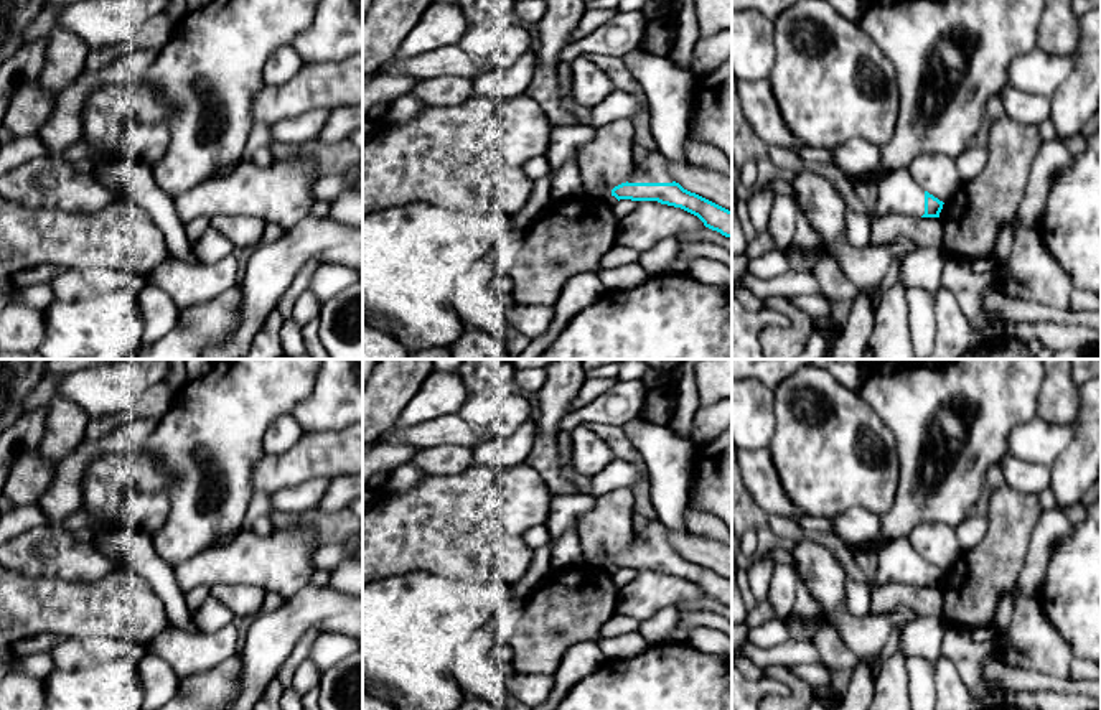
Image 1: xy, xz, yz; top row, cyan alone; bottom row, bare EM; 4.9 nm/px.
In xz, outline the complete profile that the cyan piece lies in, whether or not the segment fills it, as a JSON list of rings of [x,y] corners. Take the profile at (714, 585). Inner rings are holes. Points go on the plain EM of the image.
[[[648,521],[641,532],[635,532],[631,544],[626,552],[621,552],[611,558],[611,565],[631,570],[658,570],[661,573],[681,577],[697,585],[705,596],[720,601],[732,608],[732,580],[684,558],[679,552],[671,547],[668,529],[658,521]]]

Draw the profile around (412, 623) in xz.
[[[429,572],[363,585],[363,677],[389,690],[399,710],[457,710],[463,695],[452,675],[455,647],[494,611],[486,585]]]

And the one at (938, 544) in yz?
[[[948,524],[918,525],[908,539],[925,560],[943,572],[951,568],[963,554],[956,529]]]

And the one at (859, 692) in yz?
[[[859,661],[837,710],[869,710],[874,695],[874,670],[867,661]]]

